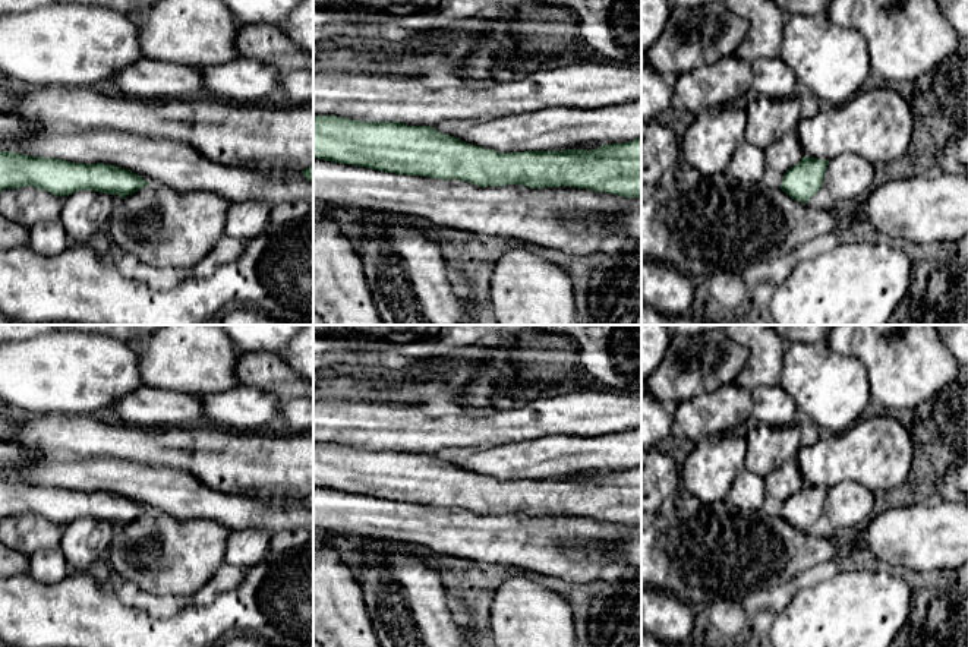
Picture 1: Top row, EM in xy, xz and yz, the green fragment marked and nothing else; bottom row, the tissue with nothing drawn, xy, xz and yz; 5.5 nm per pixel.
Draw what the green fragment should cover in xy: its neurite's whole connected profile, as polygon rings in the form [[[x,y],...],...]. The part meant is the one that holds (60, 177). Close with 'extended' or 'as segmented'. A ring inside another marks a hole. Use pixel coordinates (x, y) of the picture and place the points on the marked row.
[[[0,151],[0,192],[34,186],[57,196],[69,196],[89,189],[119,195],[123,199],[148,184],[141,176],[116,165],[70,162]]]; as segmented

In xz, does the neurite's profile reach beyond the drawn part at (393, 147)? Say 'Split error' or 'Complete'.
Complete

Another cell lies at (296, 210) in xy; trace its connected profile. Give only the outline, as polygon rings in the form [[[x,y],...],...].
[[[283,202],[272,205],[269,222],[286,224],[288,221],[303,218],[309,209],[309,205],[305,202]]]

